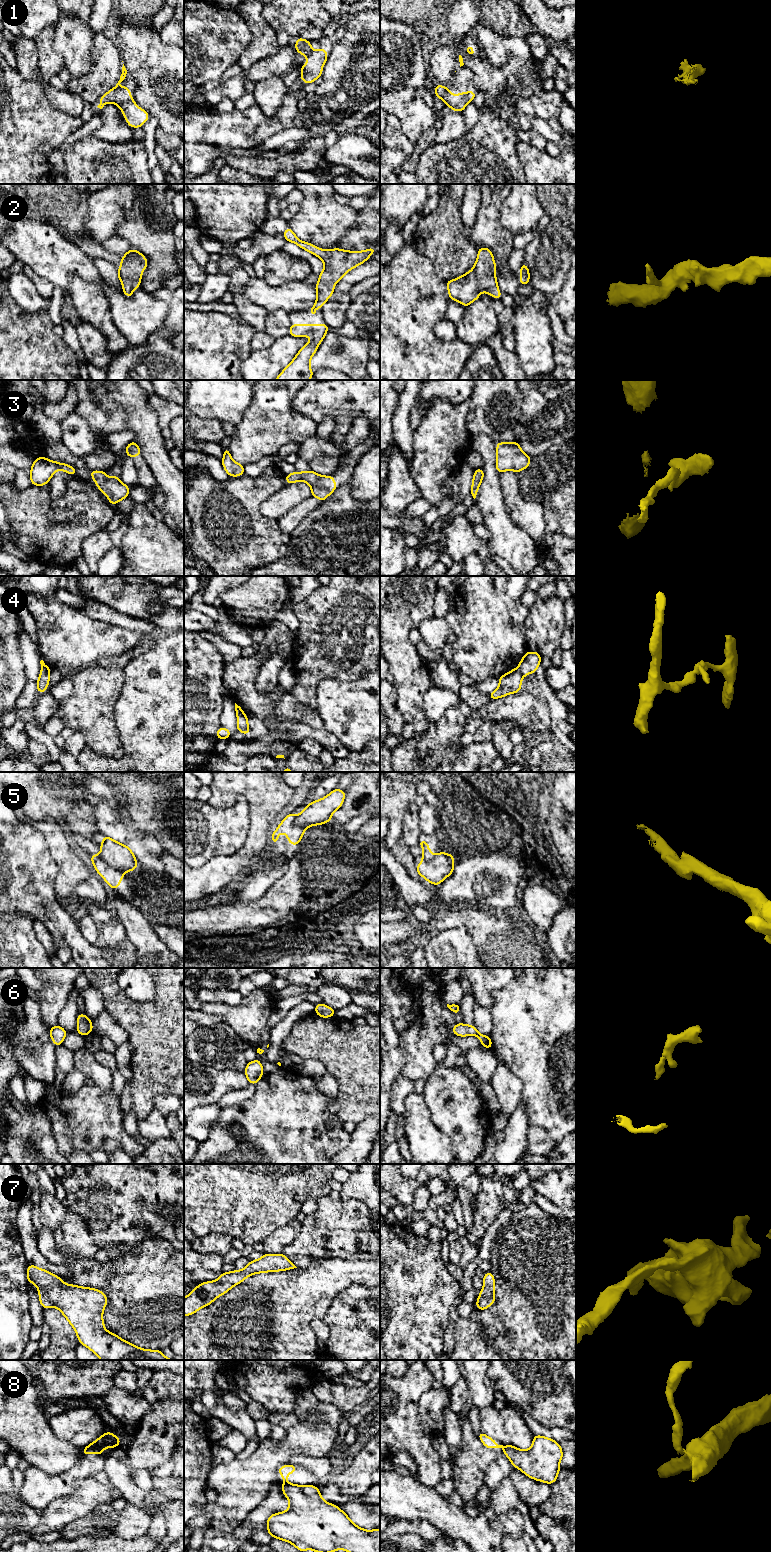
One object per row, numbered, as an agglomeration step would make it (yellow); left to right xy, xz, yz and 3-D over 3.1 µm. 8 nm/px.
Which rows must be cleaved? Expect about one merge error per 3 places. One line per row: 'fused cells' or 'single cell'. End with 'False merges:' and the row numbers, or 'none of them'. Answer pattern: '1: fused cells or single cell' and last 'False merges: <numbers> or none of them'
1: fused cells
2: single cell
3: single cell
4: fused cells
5: fused cells
6: single cell
7: single cell
8: fused cells
False merges: 1, 4, 5, 8

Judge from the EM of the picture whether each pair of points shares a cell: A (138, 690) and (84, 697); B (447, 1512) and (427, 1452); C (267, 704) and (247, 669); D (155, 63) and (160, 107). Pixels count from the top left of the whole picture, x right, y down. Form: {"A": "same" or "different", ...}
{"A": "different", "B": "different", "C": "same", "D": "same"}

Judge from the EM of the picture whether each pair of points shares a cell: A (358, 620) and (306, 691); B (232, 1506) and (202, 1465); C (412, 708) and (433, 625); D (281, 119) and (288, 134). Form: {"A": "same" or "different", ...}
{"A": "same", "B": "different", "C": "different", "D": "different"}

